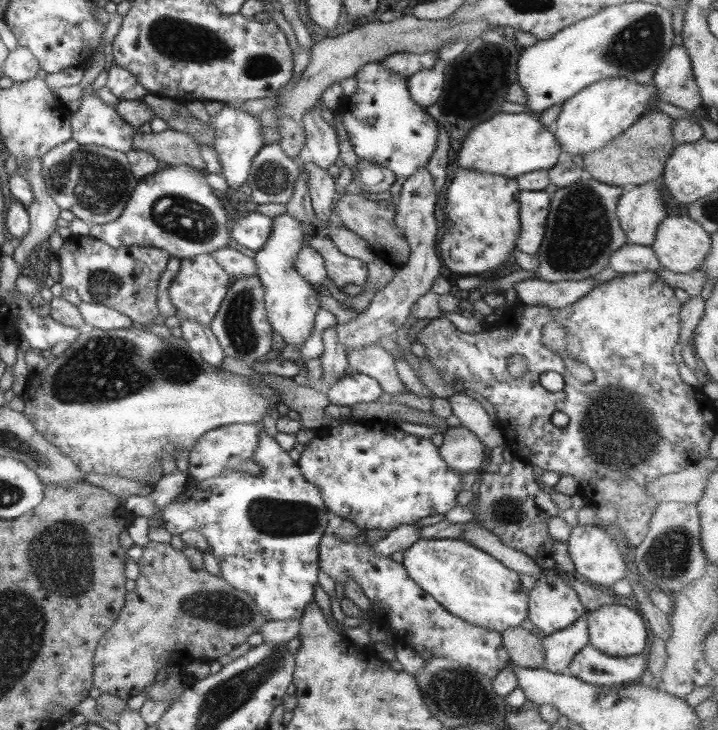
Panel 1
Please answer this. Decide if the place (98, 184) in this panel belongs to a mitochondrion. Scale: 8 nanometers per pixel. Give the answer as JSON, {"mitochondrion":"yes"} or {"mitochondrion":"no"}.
{"mitochondrion":"yes"}

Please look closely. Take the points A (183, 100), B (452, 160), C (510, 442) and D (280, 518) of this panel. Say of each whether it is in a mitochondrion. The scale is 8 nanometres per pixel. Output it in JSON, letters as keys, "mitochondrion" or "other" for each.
{"A":"other","B":"other","C":"other","D":"mitochondrion"}

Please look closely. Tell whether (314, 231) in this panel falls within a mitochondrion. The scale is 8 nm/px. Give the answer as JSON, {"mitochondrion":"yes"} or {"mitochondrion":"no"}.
{"mitochondrion":"no"}

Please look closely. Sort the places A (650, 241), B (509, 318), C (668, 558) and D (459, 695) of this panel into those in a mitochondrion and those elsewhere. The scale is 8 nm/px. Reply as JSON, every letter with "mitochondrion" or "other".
{"A":"other","B":"other","C":"mitochondrion","D":"mitochondrion"}

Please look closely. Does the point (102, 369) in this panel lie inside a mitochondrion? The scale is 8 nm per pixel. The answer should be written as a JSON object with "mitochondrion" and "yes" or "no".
{"mitochondrion":"yes"}

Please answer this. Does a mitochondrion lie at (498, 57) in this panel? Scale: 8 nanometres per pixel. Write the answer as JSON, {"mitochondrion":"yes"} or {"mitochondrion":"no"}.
{"mitochondrion":"no"}

